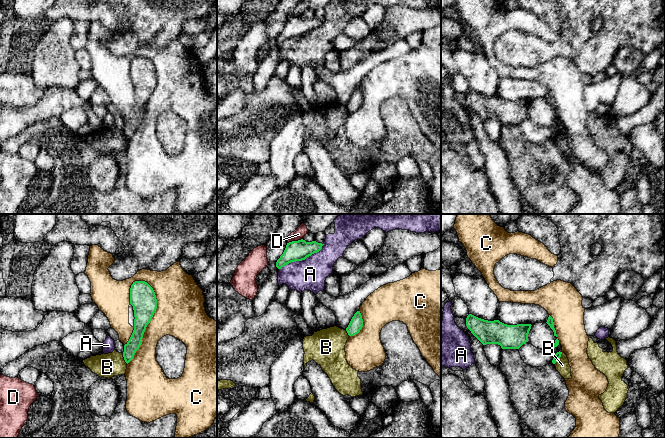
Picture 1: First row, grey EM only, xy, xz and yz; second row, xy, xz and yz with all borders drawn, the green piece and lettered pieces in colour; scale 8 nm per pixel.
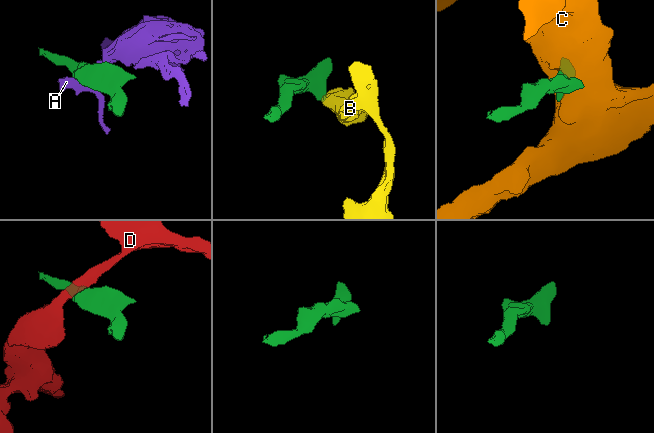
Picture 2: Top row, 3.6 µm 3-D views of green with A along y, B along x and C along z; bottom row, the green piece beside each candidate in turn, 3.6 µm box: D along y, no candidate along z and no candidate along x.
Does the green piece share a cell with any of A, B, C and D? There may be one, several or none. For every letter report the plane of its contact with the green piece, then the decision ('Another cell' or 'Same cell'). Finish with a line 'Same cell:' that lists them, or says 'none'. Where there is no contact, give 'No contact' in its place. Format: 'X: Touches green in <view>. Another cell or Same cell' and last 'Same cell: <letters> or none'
A: Touches green in xz. Another cell
B: Touches green in yz. Another cell
C: Touches green in xy. Another cell
D: Touches green in xz. Another cell
Same cell: none

